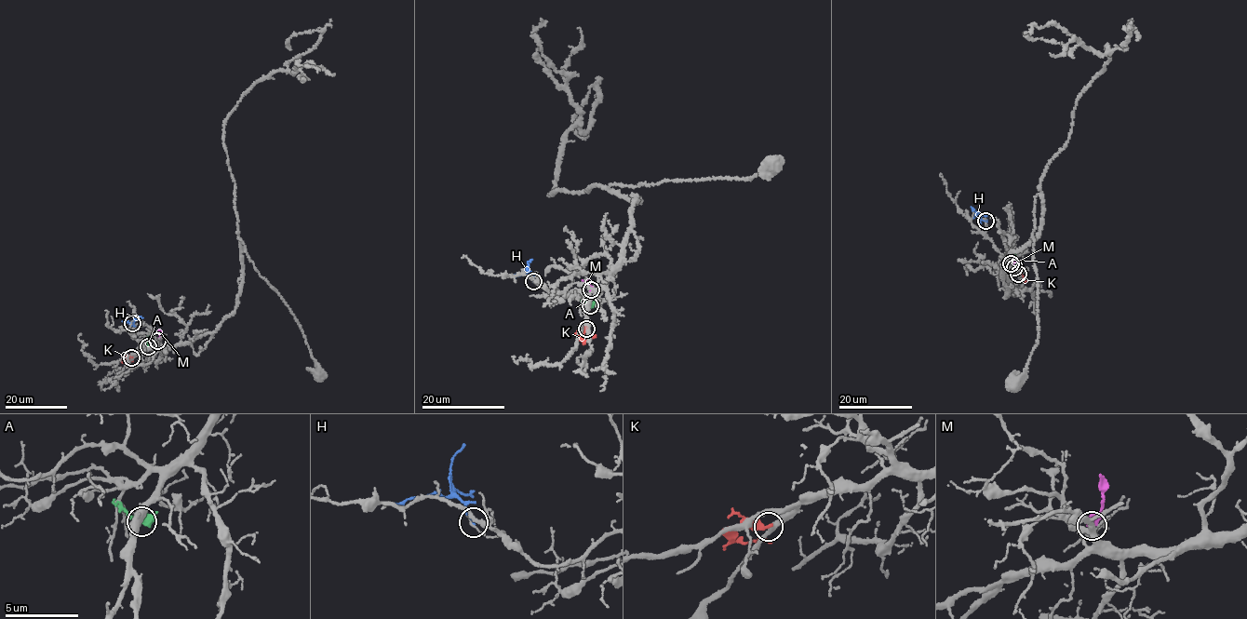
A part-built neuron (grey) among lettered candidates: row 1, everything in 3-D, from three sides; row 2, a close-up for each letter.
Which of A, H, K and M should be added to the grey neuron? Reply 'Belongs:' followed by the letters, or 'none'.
Belongs: none

